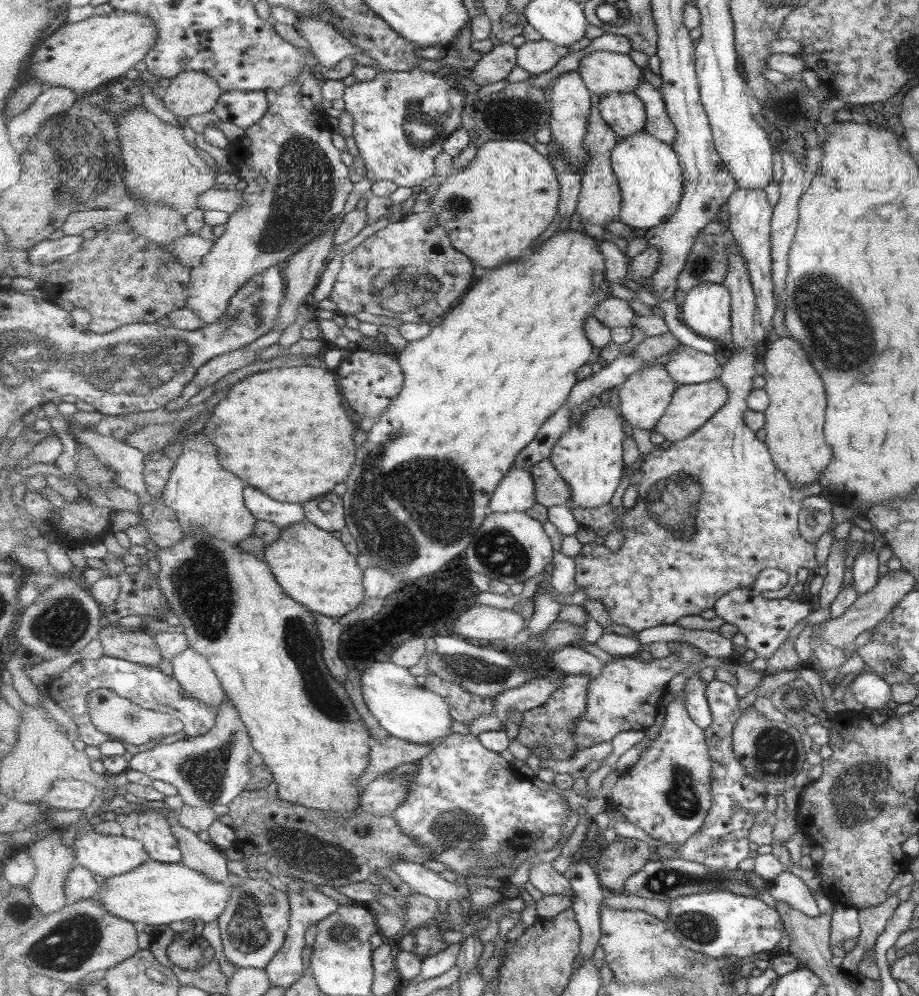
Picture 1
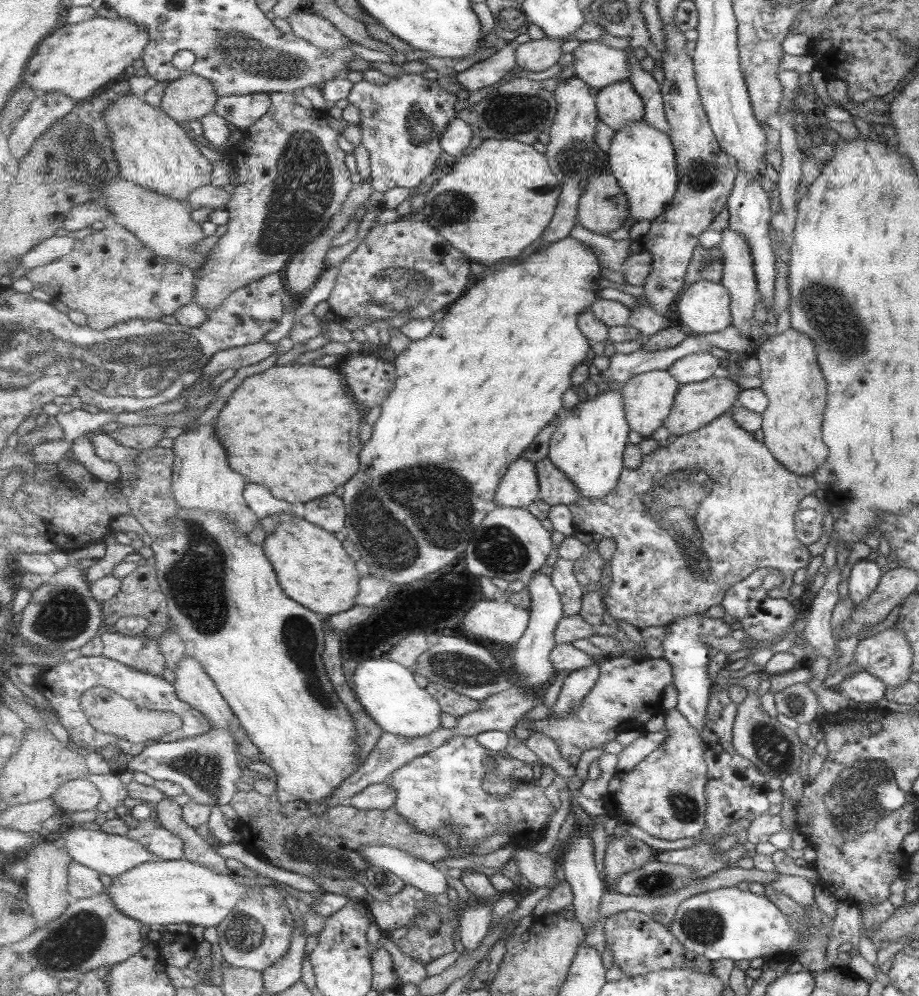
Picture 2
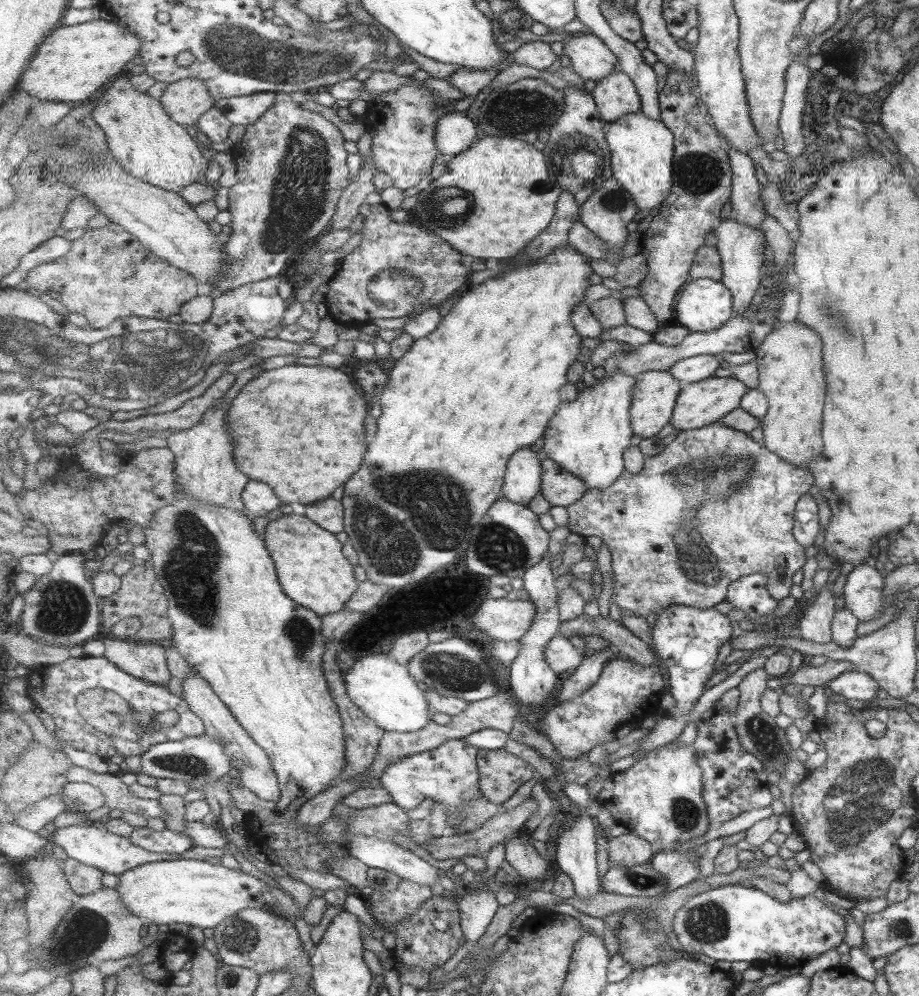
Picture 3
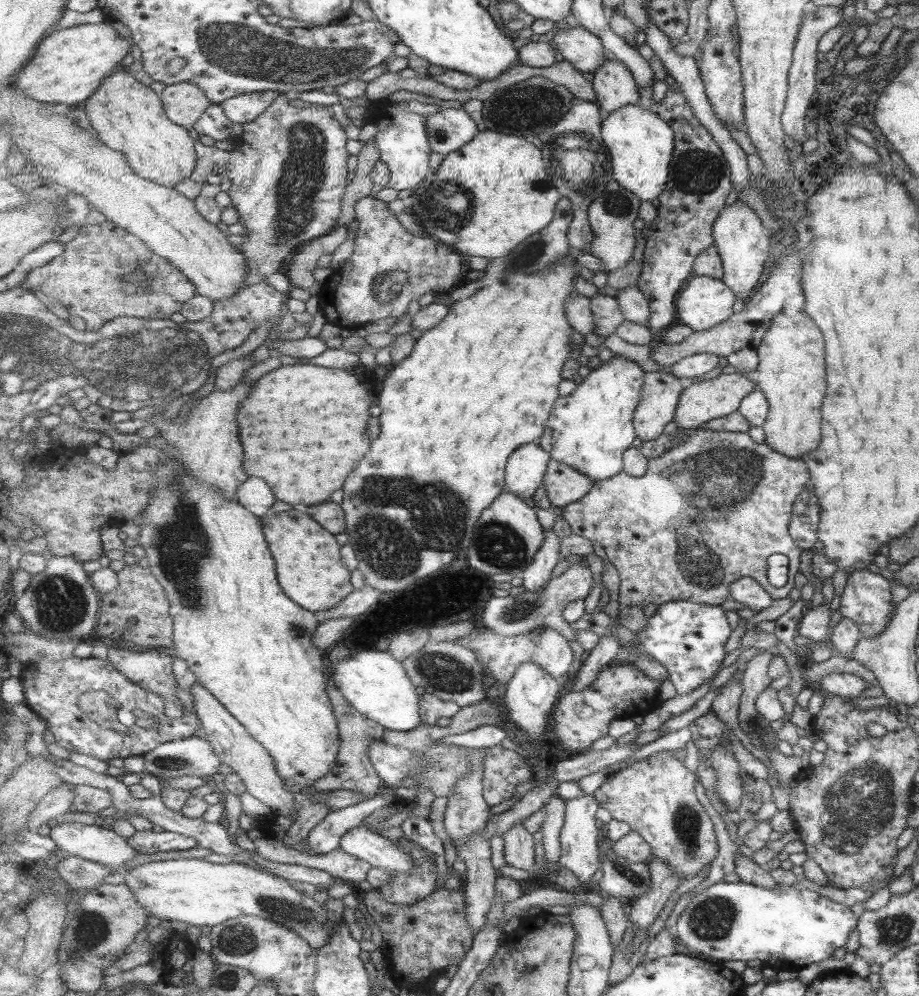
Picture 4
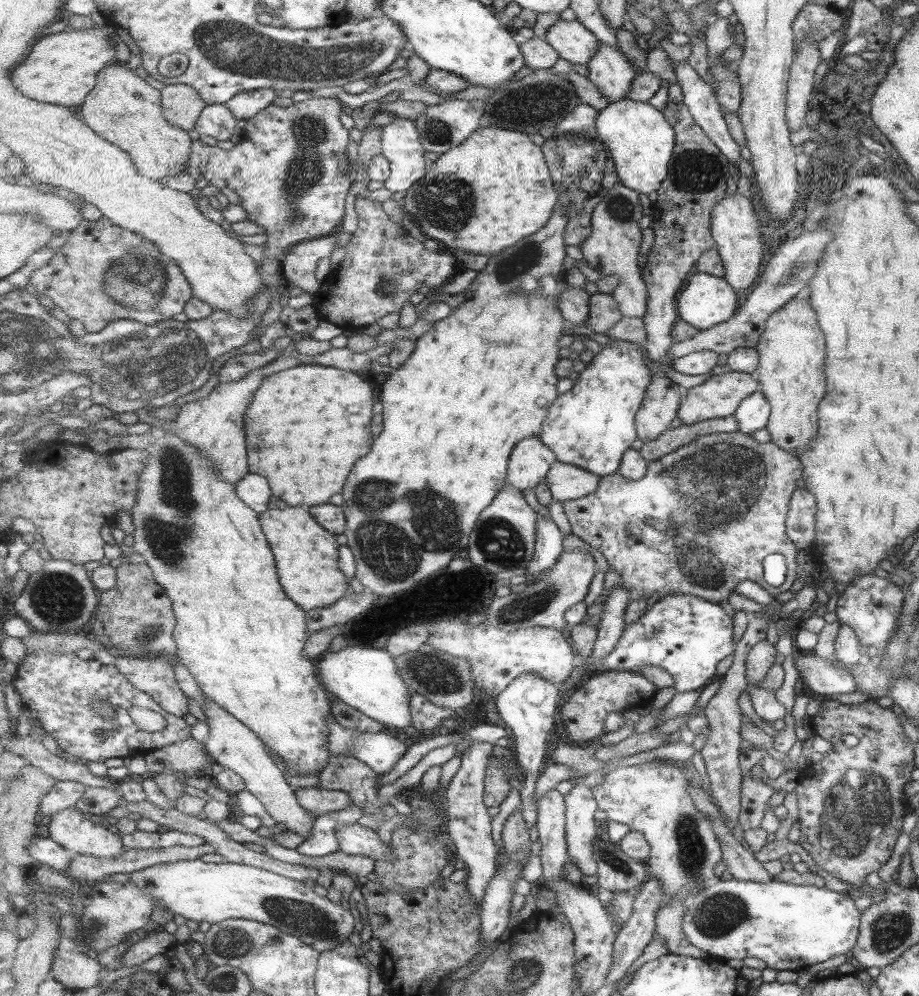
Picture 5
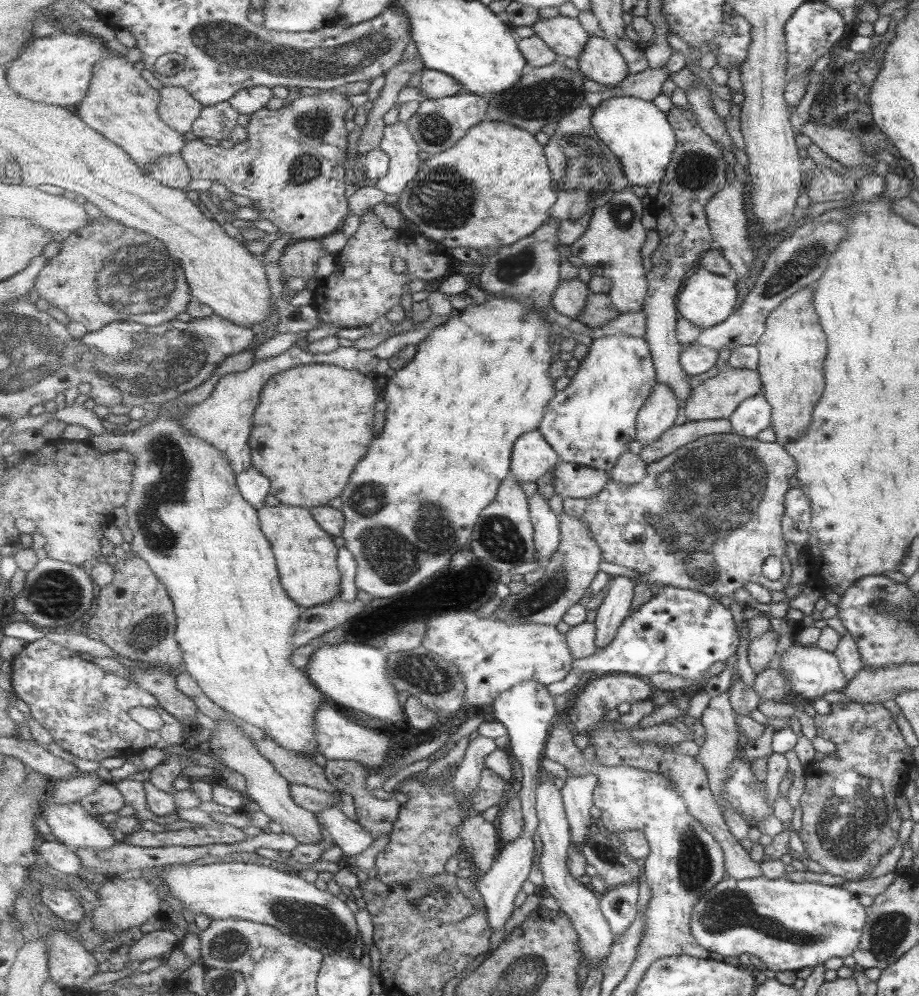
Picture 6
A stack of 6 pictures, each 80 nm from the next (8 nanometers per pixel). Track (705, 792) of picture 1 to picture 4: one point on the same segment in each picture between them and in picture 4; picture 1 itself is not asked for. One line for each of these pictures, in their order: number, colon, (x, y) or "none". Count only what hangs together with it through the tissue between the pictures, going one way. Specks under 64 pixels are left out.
2: (665, 795)
3: (661, 797)
4: (656, 796)

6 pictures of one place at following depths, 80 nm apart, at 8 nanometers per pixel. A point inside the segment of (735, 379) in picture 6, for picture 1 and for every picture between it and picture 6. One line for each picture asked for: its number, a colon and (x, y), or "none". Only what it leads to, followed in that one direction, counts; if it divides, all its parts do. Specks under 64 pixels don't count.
1: (692, 406)
2: (696, 405)
3: (700, 404)
4: (704, 401)
5: (720, 396)

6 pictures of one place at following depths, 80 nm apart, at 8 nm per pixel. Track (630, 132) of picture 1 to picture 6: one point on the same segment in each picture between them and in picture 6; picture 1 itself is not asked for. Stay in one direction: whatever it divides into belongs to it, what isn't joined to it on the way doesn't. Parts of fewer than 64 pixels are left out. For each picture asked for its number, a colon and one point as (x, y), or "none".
2: (619, 104)
3: (617, 96)
4: (615, 86)
5: (610, 70)
6: (602, 61)

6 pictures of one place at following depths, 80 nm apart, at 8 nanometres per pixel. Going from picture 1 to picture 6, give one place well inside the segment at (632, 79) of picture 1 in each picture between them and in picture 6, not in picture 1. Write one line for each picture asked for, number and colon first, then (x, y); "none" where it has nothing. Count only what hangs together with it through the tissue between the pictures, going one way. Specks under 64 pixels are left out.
2: (598, 65)
3: (590, 57)
4: (579, 46)
5: (573, 40)
6: (566, 36)

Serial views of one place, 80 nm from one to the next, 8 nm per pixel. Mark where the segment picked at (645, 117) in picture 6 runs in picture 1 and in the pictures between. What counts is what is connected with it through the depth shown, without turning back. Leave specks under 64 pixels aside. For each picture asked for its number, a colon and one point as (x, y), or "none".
1: (651, 177)
2: (644, 160)
3: (643, 151)
4: (642, 145)
5: (642, 142)

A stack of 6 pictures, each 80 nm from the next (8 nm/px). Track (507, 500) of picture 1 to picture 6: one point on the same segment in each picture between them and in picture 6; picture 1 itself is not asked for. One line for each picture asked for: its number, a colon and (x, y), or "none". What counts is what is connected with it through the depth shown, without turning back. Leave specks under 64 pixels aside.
2: (520, 487)
3: (523, 482)
4: (527, 466)
5: (531, 459)
6: (533, 457)

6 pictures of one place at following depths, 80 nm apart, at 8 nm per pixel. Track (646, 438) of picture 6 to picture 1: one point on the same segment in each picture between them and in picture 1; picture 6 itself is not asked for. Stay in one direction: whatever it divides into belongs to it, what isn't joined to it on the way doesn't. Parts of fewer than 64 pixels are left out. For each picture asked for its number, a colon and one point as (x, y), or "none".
1: (645, 395)
2: (649, 398)
3: (655, 394)
4: (660, 396)
5: (663, 399)

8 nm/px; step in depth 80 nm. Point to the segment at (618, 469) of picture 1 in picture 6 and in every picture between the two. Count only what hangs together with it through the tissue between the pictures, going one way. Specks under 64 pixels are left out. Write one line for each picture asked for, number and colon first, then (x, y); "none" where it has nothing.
2: (588, 446)
3: (589, 436)
4: (590, 430)
5: (593, 425)
6: (593, 420)

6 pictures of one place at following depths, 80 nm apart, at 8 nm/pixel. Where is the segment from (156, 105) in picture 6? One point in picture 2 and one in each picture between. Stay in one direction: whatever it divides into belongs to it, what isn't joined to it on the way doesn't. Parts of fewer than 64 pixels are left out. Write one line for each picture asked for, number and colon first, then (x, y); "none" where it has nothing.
2: (153, 151)
3: (149, 145)
4: (129, 117)
5: (126, 110)

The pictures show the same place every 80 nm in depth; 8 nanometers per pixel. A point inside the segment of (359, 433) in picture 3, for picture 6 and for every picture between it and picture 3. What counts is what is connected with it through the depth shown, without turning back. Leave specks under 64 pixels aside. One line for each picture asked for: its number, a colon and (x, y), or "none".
4: (304, 426)
5: (308, 425)
6: (314, 424)

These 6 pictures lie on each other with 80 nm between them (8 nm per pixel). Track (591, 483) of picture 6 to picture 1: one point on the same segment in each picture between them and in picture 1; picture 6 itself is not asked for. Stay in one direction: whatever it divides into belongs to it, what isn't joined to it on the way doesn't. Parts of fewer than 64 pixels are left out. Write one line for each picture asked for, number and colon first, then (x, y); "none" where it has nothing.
1: (551, 489)
2: (556, 488)
3: (562, 488)
4: (565, 485)
5: (567, 482)

